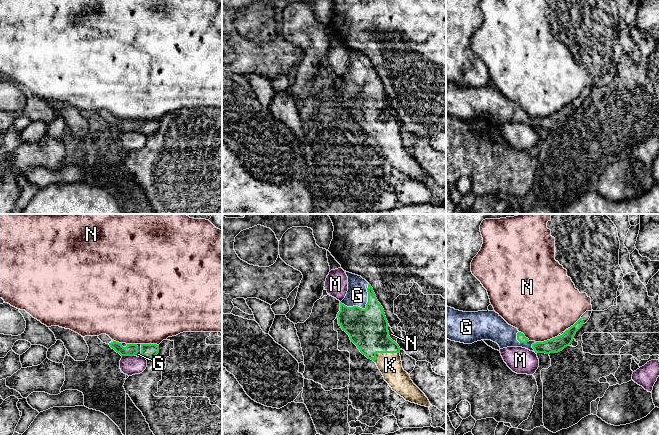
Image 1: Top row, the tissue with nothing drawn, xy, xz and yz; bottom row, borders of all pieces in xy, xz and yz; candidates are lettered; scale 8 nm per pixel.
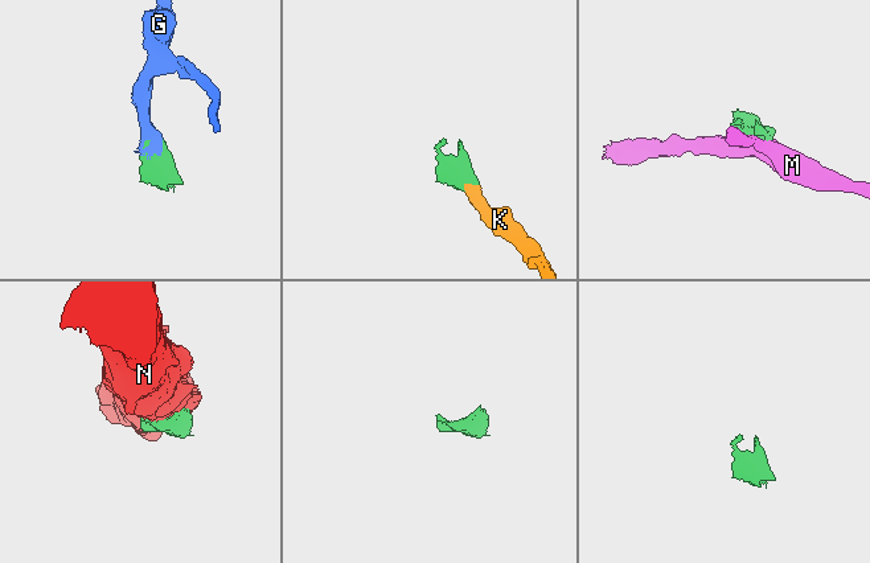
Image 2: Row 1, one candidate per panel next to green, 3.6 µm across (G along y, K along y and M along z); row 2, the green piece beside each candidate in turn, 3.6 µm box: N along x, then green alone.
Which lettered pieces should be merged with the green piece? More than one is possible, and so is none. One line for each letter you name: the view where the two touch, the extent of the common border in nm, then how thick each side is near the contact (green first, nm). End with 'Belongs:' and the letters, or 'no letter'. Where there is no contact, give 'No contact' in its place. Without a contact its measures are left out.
G: Touches green in xz. Shared border 280 nm. Thickness 320 nm (green) against 170 nm
K: Touches green in xz. Shared border 220 nm. Thickness 320 nm (green) against 190 nm
Belongs: G, K

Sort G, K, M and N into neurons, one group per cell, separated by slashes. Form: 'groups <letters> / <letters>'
groups G K / M / N

